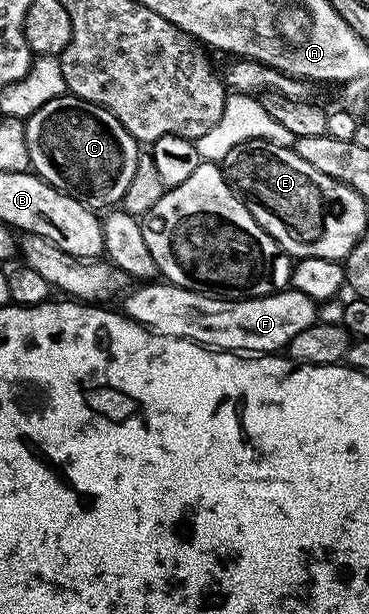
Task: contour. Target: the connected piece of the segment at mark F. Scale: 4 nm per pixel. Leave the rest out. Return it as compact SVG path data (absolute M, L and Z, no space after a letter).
M150 280L145 284L135 285L125 295L126 307L124 313L133 322L147 326L156 334L167 334L177 338L187 338L201 346L208 346L216 350L231 352L278 352L290 343L292 336L304 332L314 322L319 321L319 307L304 292L296 292L293 288L269 294L263 298L233 299L229 296L211 296L200 290L189 290L183 286L174 286L165 280Z

